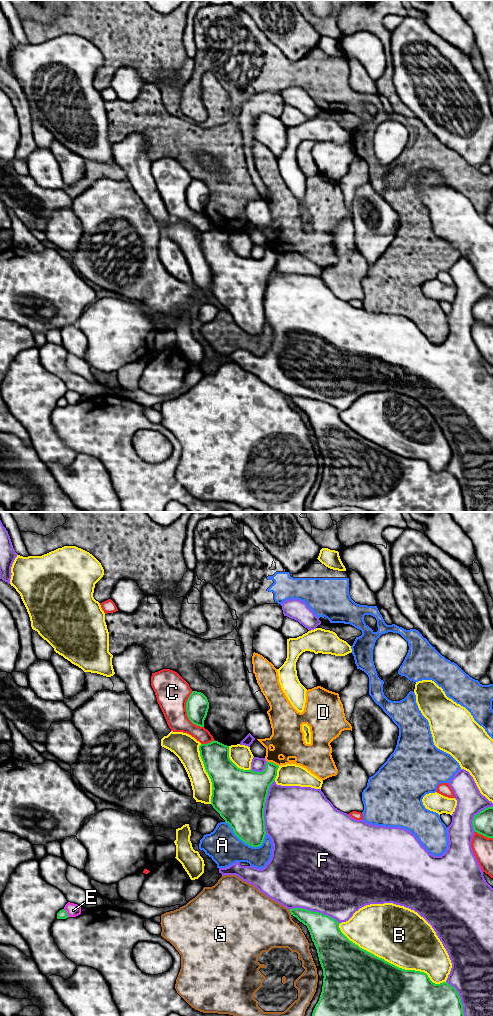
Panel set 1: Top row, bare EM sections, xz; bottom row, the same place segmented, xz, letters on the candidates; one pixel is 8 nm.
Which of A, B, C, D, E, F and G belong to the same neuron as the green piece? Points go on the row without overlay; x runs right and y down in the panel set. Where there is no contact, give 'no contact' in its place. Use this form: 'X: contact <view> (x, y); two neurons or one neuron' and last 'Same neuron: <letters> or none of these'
A: contact xz (242, 328); two neurons
B: contact xz (390, 451); two neurons
C: contact xz (187, 200); two neurons
D: contact xz (273, 251); two neurons
E: contact xz (66, 401); two neurons
F: contact xz (264, 294); two neurons
G: contact xz (290, 400); two neurons
Same neuron: none of these

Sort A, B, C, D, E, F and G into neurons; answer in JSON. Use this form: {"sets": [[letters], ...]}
{"sets": [["A", "D"], ["B"], ["C"], ["E"], ["F"], ["G"]]}

